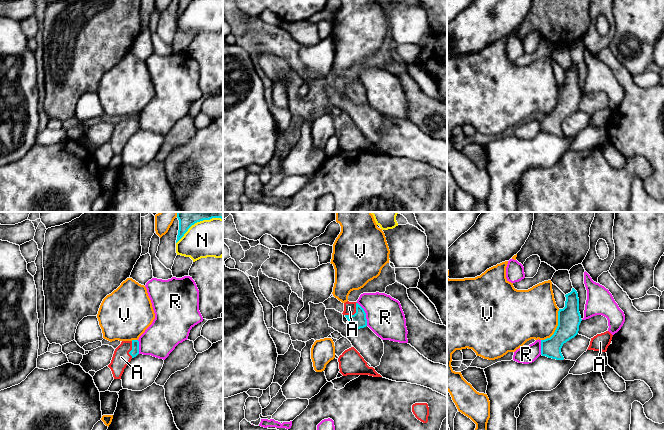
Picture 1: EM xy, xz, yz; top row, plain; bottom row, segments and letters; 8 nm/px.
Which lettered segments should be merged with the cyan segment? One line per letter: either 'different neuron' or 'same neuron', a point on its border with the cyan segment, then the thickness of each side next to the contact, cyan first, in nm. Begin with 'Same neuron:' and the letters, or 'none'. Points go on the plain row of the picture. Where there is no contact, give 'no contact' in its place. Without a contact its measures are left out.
Same neuron: A
A: same neuron | xz (356, 88) | 120/100 nm
N: different neuron | xy (185, 8) | 80/280 nm
R: different neuron | xz (365, 90) | 120/300 nm
V: different neuron | yz (557, 103) | 190/400 nm

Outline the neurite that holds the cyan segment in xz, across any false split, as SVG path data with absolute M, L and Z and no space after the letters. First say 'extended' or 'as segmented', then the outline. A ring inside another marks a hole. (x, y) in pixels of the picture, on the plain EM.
extended; M345 78L342 90L347 94L348 99L356 105L367 102L366 89L357 78Z

